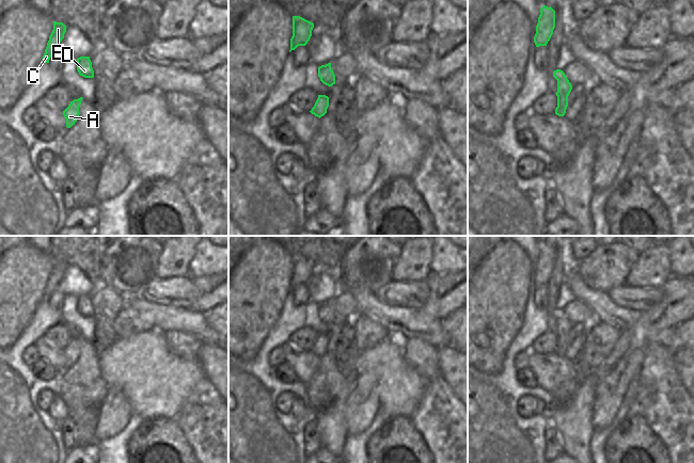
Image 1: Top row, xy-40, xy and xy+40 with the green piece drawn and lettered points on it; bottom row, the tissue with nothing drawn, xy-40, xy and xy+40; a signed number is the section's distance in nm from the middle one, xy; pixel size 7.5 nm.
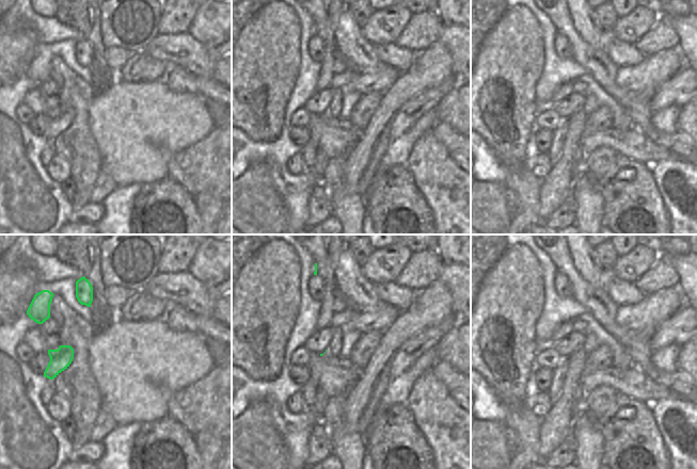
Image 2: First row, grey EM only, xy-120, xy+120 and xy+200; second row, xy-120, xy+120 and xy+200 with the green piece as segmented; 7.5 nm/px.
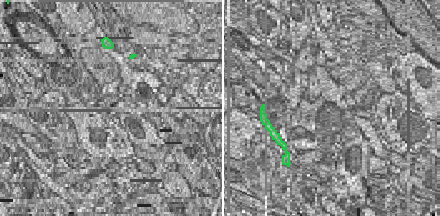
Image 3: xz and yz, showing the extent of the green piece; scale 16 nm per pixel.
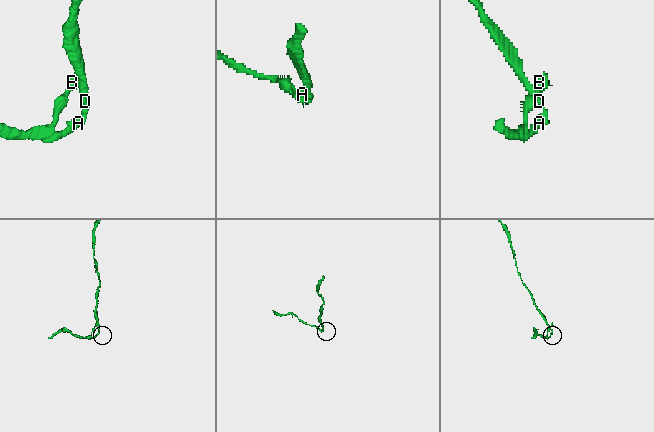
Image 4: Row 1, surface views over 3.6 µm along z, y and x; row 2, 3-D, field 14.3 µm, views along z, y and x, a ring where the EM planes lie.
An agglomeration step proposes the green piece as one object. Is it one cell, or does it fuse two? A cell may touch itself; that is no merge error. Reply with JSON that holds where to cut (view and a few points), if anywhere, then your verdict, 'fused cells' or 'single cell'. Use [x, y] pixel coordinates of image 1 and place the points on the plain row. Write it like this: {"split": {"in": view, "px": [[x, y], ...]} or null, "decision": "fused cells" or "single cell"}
{"split": {"in": "xy+40", "px": [[557, 318], [564, 318], [568, 321]]}, "decision": "fused cells"}

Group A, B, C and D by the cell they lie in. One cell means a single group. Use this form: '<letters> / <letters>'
A B C / D

